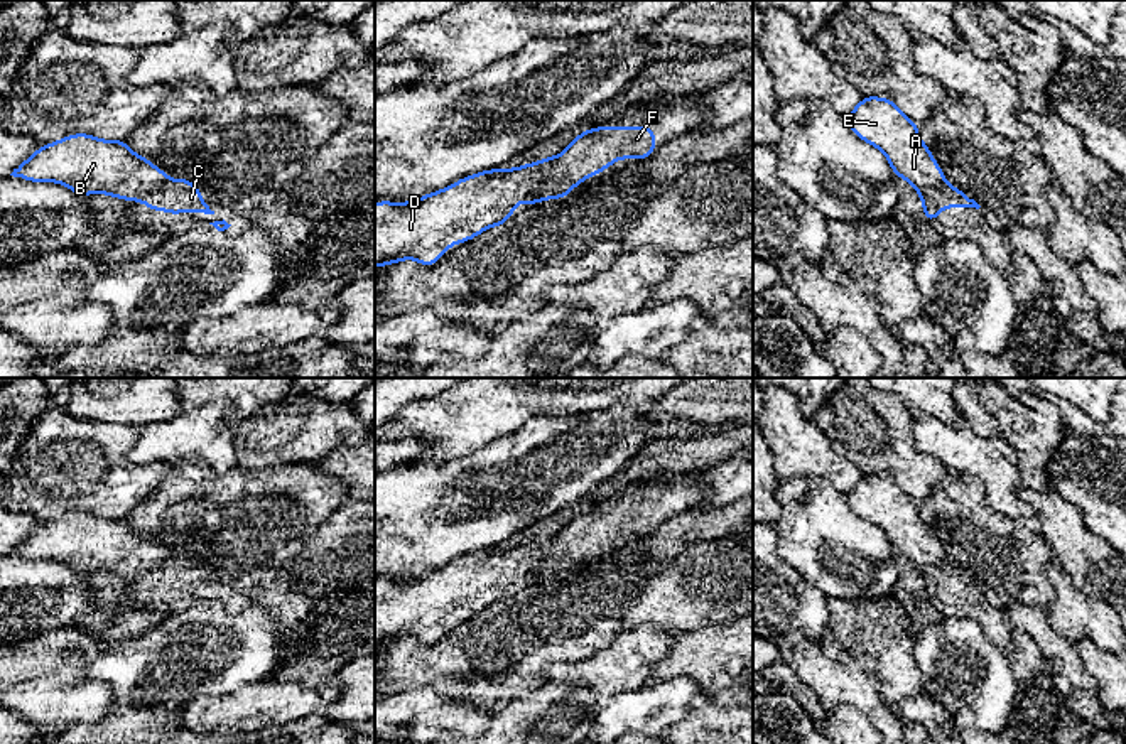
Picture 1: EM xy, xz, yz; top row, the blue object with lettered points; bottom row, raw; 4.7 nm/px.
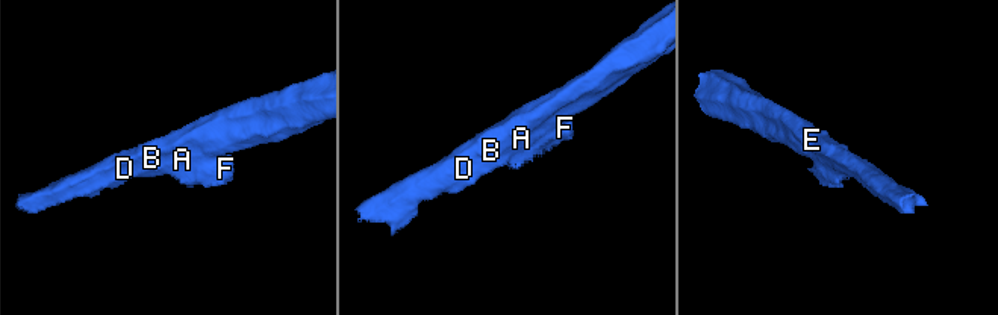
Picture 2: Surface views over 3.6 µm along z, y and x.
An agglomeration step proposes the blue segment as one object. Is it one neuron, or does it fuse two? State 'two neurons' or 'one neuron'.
two neurons

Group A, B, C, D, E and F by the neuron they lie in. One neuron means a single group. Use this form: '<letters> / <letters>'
A B D E / C F

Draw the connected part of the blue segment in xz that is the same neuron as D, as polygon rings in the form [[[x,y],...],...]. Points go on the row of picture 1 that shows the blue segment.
[[[550,157],[506,170],[488,169],[410,202],[375,202],[375,267],[409,258],[432,267],[452,245],[508,223],[520,201],[532,199],[547,184],[549,160]]]

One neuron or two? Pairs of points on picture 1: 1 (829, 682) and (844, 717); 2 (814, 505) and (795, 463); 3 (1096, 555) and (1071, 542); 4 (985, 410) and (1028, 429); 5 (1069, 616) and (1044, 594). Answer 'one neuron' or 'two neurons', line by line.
1: two neurons
2: two neurons
3: one neuron
4: one neuron
5: two neurons

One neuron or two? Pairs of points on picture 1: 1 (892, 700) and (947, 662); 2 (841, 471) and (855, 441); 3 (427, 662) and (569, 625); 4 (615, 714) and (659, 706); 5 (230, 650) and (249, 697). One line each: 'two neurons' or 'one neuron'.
1: two neurons
2: two neurons
3: one neuron
4: one neuron
5: two neurons

